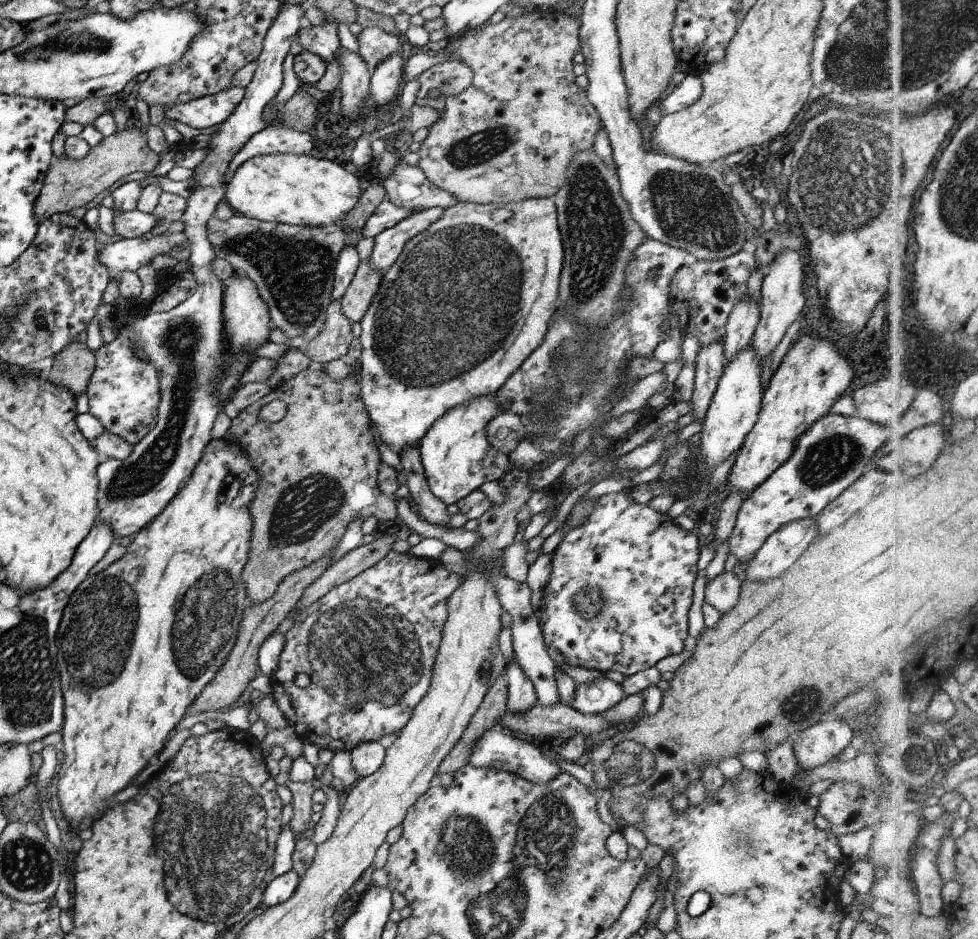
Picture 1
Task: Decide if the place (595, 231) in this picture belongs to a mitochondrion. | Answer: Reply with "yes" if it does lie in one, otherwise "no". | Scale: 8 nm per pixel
yes

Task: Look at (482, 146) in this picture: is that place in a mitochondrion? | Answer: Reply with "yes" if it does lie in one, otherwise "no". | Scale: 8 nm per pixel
yes

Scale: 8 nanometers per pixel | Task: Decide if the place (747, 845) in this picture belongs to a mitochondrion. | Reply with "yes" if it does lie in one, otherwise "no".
yes

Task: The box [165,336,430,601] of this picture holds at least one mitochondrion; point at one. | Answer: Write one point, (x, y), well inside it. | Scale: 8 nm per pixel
(303, 509)

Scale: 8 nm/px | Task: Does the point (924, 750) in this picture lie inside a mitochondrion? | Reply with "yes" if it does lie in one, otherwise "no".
yes

